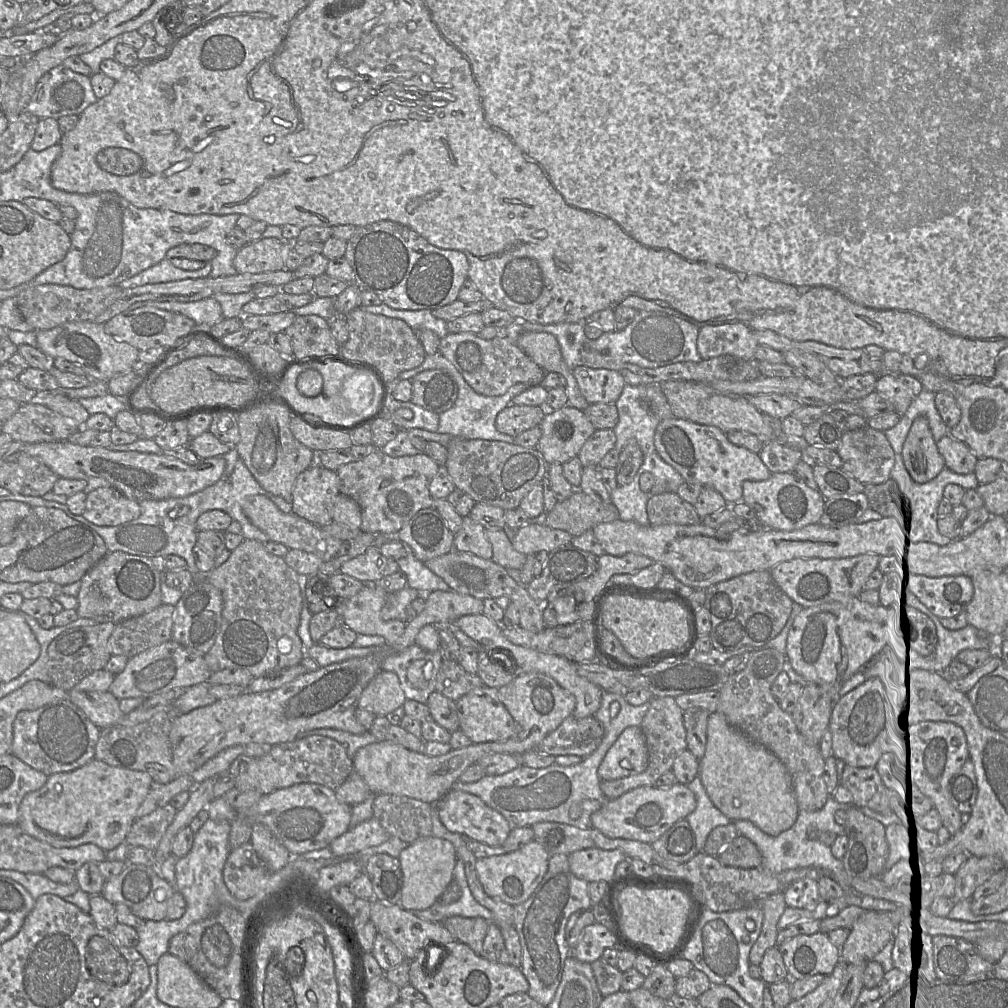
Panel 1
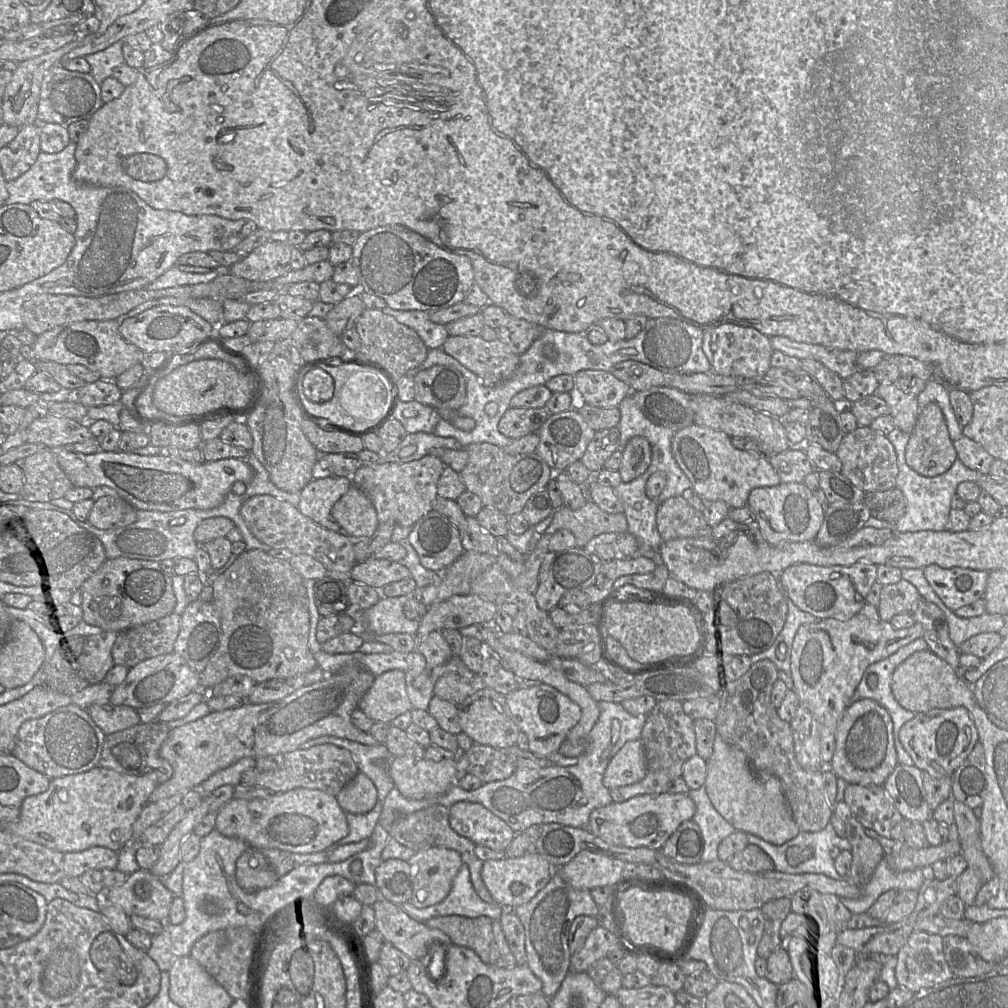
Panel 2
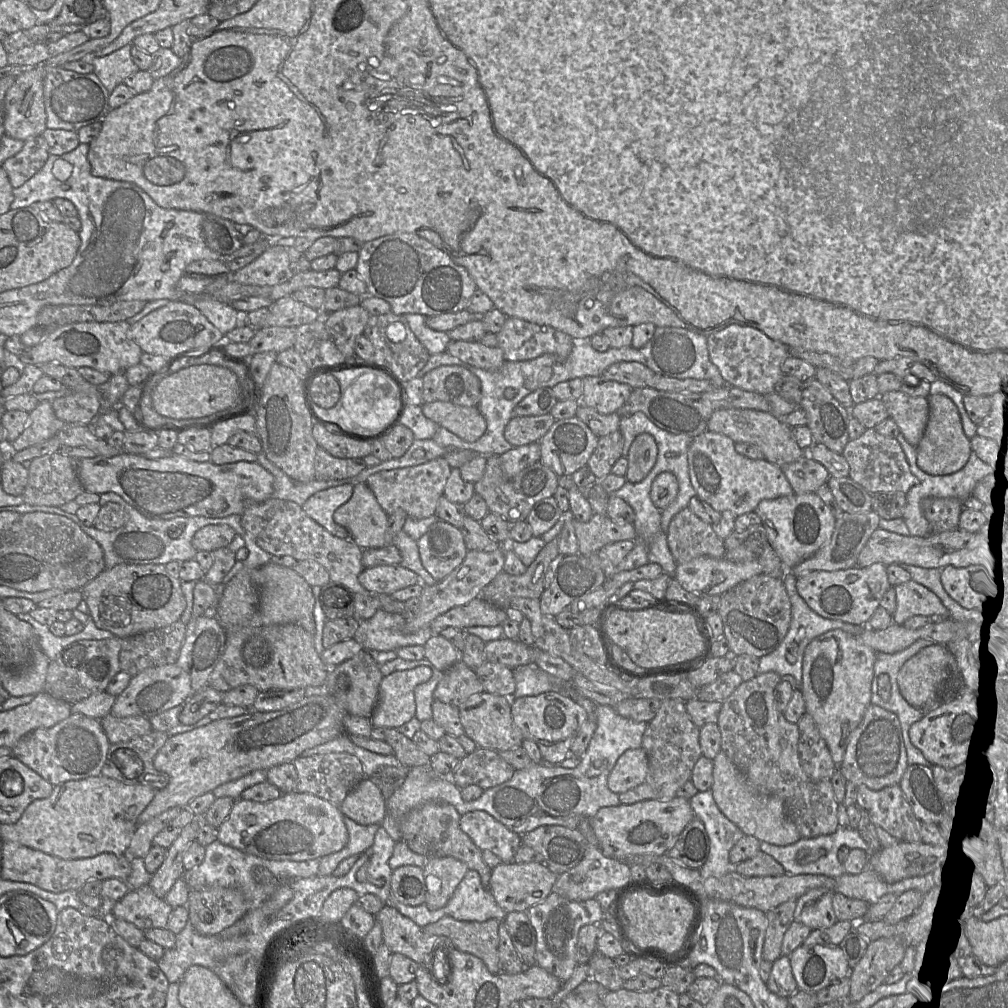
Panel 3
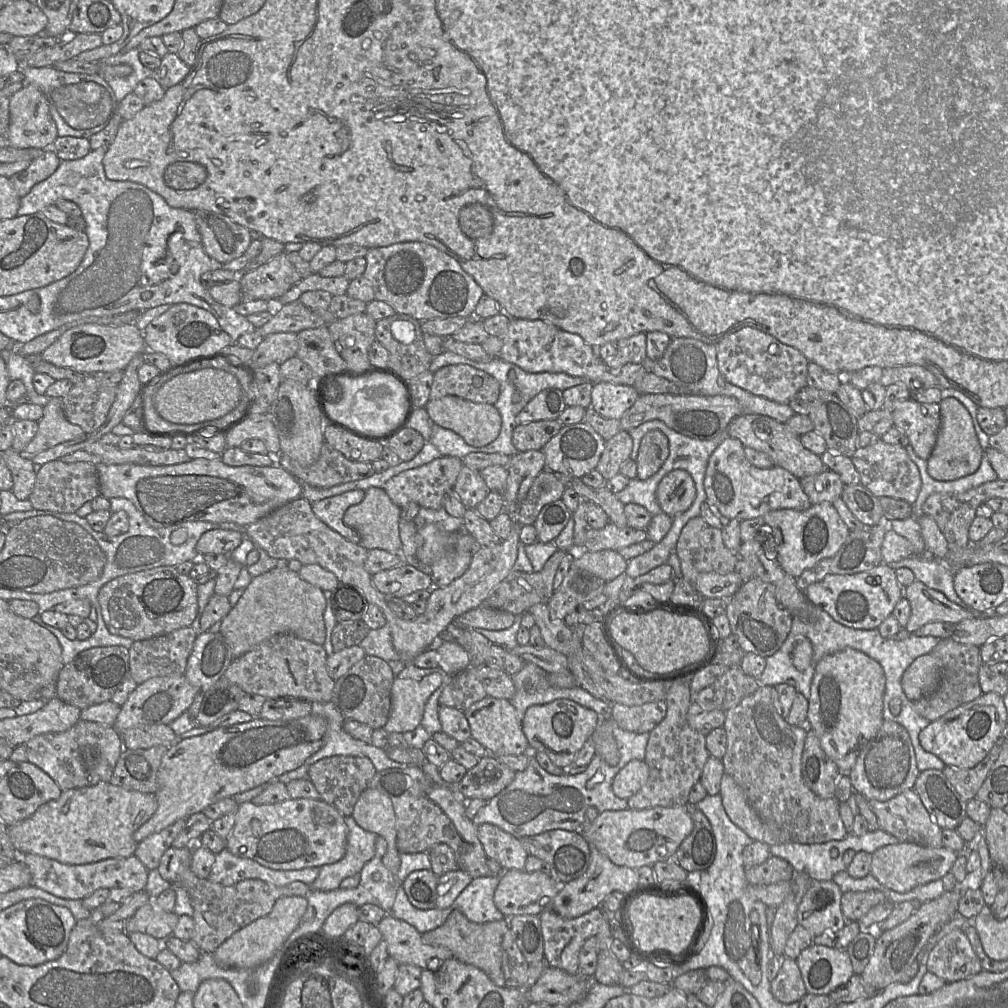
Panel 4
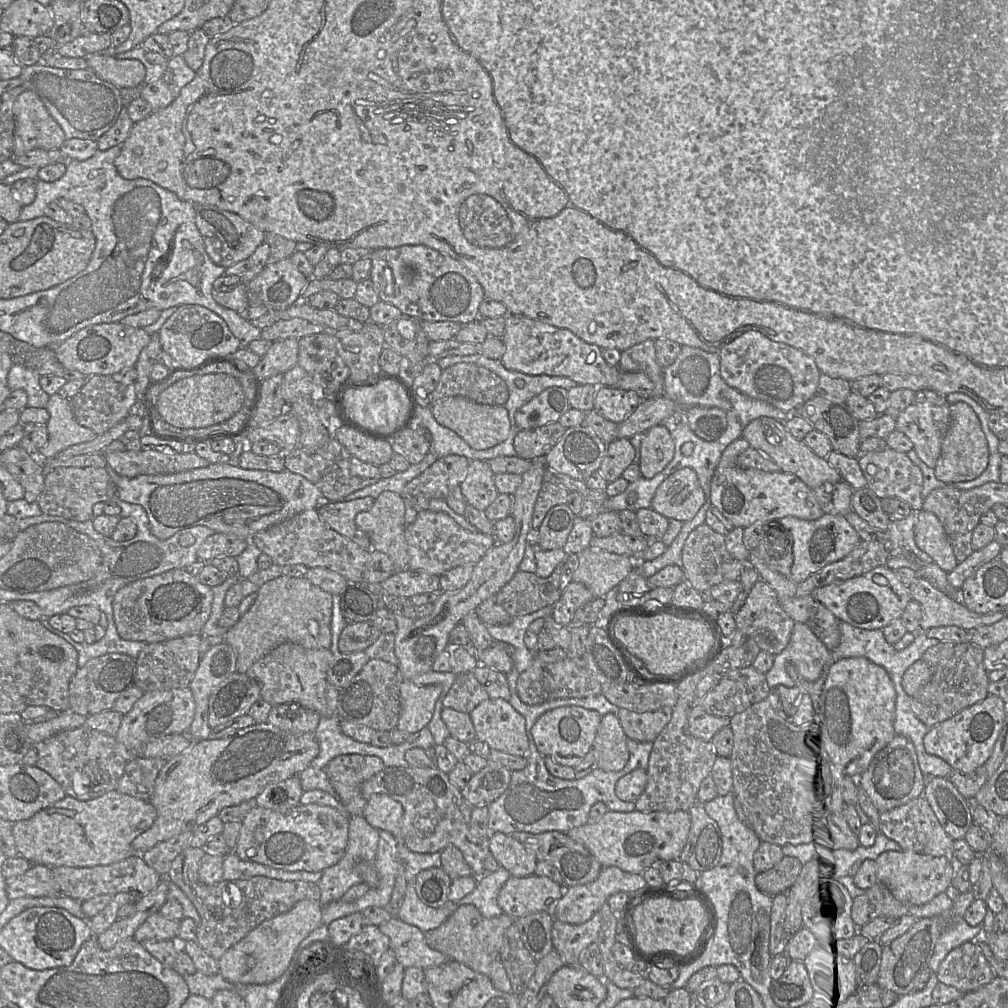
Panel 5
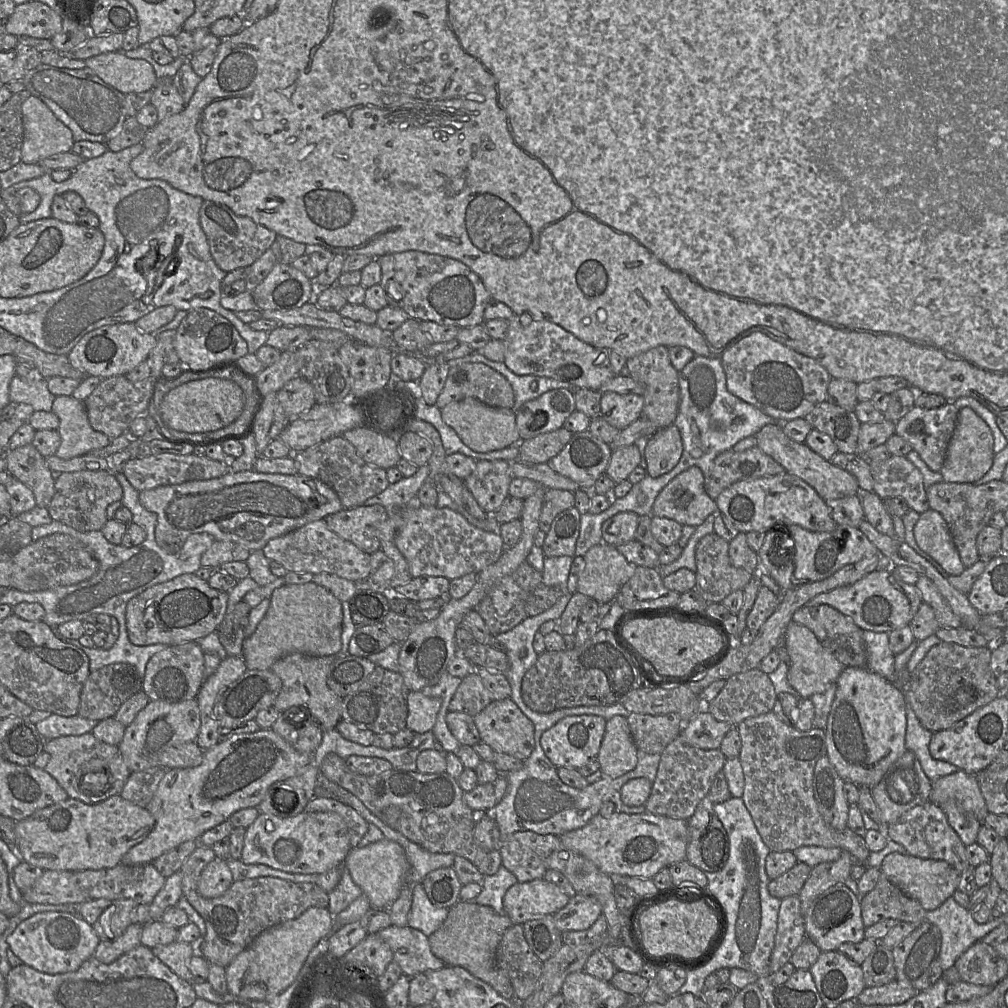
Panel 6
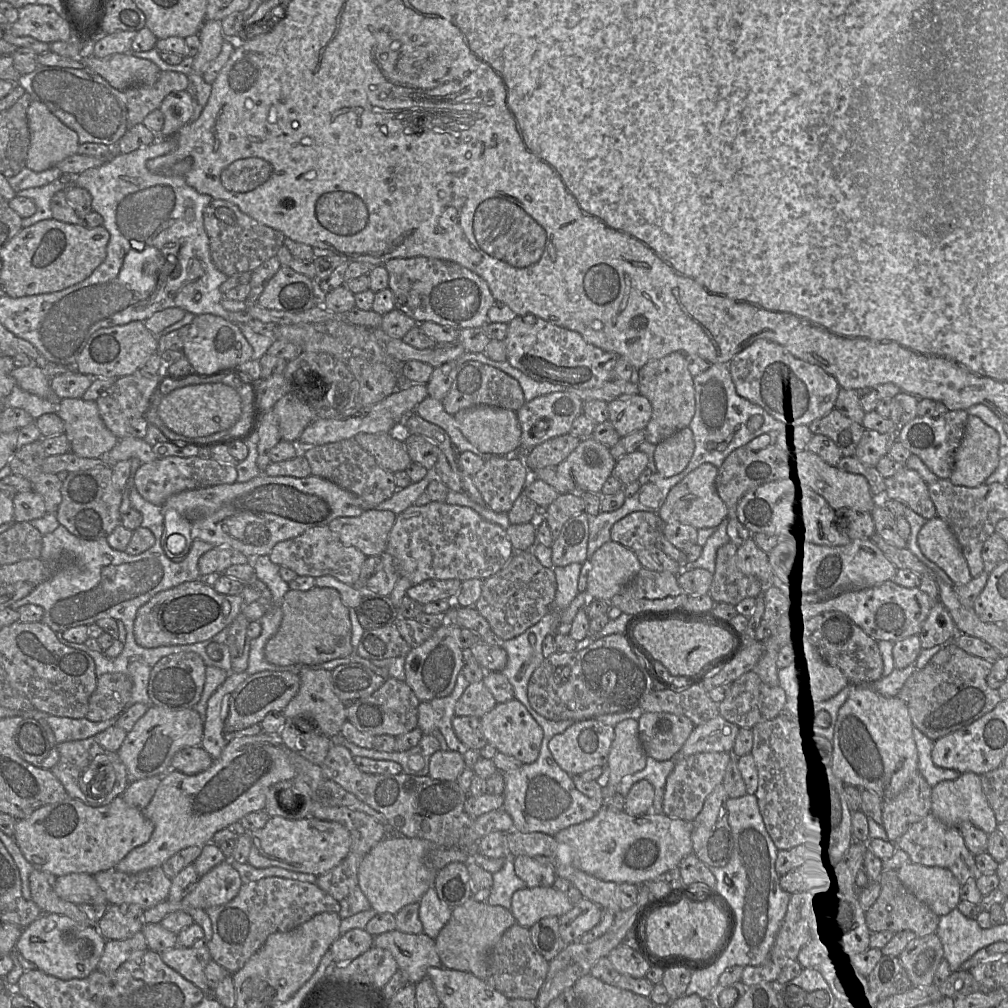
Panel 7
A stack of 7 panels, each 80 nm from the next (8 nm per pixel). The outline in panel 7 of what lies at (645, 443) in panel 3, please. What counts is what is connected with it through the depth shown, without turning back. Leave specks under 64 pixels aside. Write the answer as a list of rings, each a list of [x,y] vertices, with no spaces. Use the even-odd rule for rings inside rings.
[[[684,428],[656,445],[654,462],[656,472],[663,477],[681,473],[691,460],[695,449],[693,433]]]

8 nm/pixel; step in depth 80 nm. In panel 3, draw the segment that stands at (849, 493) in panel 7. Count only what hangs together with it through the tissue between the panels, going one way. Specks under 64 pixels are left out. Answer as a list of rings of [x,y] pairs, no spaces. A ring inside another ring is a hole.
[[[719,409],[712,414],[707,427],[709,431],[723,434],[735,443],[744,442],[757,446],[767,461],[780,468],[807,455],[806,451],[795,442],[791,428],[770,412],[751,409]]]

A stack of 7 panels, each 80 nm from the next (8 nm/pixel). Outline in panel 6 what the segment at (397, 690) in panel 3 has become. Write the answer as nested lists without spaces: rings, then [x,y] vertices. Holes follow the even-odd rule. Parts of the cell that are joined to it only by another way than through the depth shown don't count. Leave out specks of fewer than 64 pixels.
[[[409,691],[406,728],[415,734],[432,731],[441,706],[441,699],[426,696],[422,691]]]

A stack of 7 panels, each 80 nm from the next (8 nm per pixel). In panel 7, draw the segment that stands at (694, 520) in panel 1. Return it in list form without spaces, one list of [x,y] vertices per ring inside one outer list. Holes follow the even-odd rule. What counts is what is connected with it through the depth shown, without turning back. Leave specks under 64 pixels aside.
[[[729,542],[716,553],[713,581],[708,595],[714,603],[726,603],[735,606],[745,598],[762,595],[762,585],[751,576],[742,573],[736,563],[737,547]]]

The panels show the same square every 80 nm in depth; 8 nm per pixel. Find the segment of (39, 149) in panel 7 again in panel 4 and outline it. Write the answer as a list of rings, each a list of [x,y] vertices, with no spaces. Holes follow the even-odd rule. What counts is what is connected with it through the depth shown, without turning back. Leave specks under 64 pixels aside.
[[[26,84],[9,103],[9,146],[49,149],[58,137],[48,102],[34,85]]]

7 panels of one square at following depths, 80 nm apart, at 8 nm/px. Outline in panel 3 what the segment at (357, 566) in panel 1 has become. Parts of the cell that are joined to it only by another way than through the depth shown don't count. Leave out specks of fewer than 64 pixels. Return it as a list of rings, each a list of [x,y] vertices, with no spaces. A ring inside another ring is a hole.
[[[402,565],[365,567],[359,575],[362,586],[373,594],[389,594],[420,583],[420,577]]]

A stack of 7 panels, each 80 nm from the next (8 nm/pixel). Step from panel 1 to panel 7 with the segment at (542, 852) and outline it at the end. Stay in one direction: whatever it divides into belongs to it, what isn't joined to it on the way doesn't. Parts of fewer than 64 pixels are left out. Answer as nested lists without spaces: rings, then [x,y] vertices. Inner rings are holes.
[[[524,887],[512,895],[510,911],[517,924],[530,928],[546,917],[560,917],[572,909],[567,896],[552,887]]]

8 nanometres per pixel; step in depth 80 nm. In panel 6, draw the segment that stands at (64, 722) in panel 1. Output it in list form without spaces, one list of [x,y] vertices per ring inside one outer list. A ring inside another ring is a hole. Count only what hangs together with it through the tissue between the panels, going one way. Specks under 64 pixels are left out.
[[[86,733],[80,736],[61,736],[55,739],[49,739],[44,752],[50,756],[49,762],[44,770],[48,772],[60,786],[67,792],[71,798],[78,799],[86,804],[102,802],[113,795],[120,795],[130,771],[125,764],[118,746],[109,745],[95,738],[93,733]],[[95,758],[103,758],[107,762],[113,782],[100,794],[89,794],[83,783],[83,767]],[[87,791],[87,792],[86,792]]]

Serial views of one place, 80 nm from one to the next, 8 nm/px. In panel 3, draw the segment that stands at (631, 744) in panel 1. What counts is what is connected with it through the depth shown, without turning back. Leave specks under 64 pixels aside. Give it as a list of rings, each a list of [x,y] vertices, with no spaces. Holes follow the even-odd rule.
[[[643,747],[626,750],[617,760],[608,777],[609,789],[621,794],[644,782],[648,758]]]

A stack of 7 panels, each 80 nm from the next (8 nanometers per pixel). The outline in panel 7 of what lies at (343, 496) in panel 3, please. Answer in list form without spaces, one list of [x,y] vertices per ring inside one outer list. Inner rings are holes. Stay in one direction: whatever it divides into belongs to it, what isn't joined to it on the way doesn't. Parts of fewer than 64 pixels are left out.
[[[368,509],[359,516],[338,517],[328,527],[346,546],[353,546],[366,557],[386,552],[396,515],[389,510]]]

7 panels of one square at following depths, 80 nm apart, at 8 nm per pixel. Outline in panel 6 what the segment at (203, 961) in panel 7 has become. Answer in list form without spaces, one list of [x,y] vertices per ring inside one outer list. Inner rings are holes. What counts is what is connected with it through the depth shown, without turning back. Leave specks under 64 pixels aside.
[[[174,941],[167,945],[158,945],[151,948],[153,954],[162,963],[168,966],[175,974],[190,984],[195,982],[195,977],[188,968],[188,963],[196,953],[197,945]]]

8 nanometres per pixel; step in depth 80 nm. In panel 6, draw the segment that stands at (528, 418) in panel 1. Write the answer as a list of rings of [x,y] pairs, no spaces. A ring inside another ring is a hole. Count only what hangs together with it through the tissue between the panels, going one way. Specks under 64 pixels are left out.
[[[562,427],[541,433],[519,442],[519,460],[530,463],[549,463],[569,442],[572,432]]]

